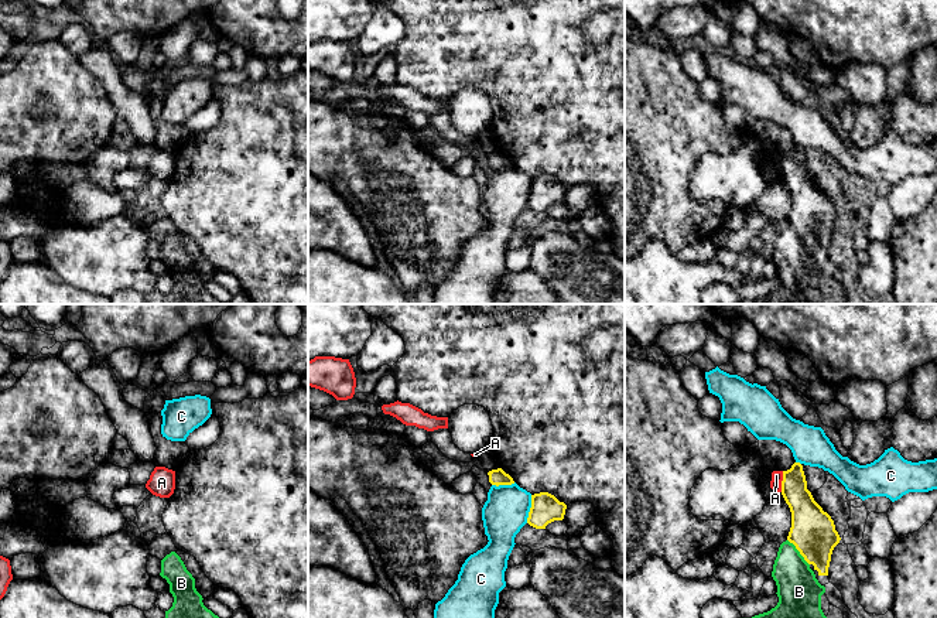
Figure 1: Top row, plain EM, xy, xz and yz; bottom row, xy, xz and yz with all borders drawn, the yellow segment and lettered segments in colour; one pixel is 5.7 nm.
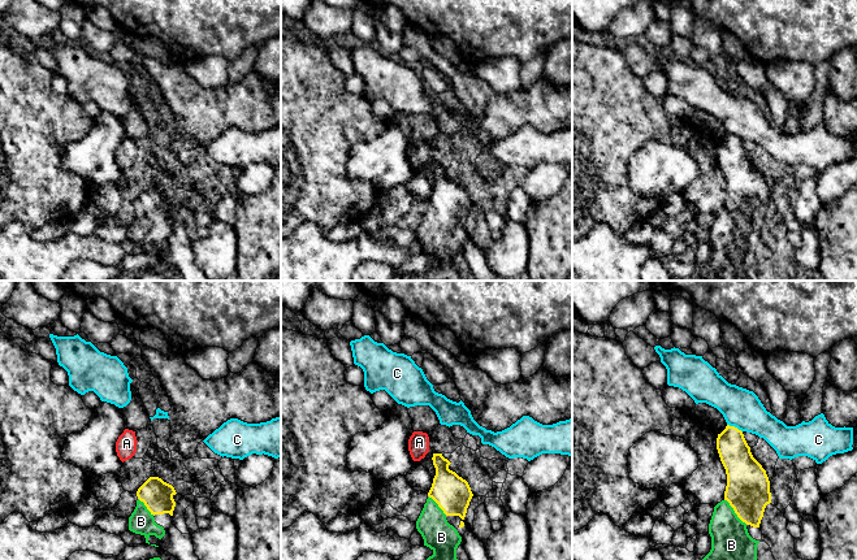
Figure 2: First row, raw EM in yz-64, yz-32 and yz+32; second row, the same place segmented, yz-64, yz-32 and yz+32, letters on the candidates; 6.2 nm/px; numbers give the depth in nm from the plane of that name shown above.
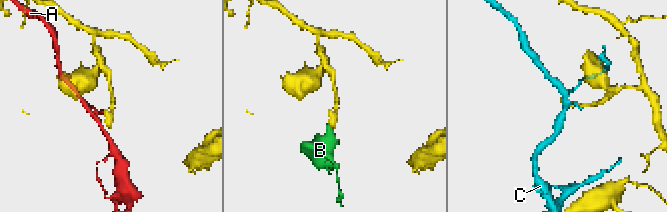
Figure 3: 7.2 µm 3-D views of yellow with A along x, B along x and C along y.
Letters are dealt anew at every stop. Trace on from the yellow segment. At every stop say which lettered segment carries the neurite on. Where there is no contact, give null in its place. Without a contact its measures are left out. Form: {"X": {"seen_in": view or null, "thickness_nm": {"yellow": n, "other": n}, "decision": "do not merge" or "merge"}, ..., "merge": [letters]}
{"A": {"seen_in": "yz", "thickness_nm": {"yellow": 190, "other": 60}, "decision": "do not merge"}, "B": {"seen_in": "yz", "thickness_nm": {"yellow": 260, "other": 240}, "decision": "merge"}, "C": {"seen_in": "xz", "thickness_nm": {"yellow": 170, "other": 260}, "decision": "do not merge"}, "merge": ["B"]}

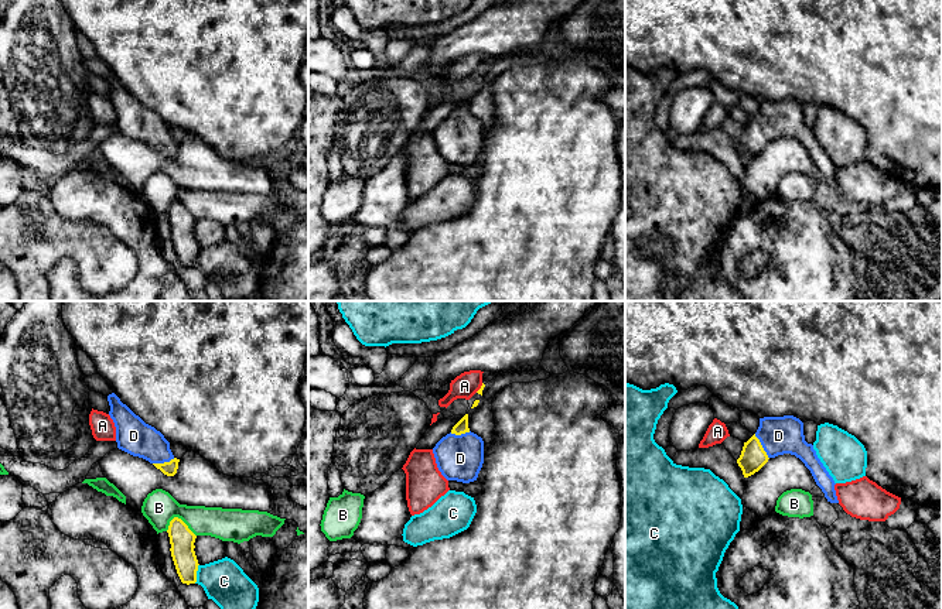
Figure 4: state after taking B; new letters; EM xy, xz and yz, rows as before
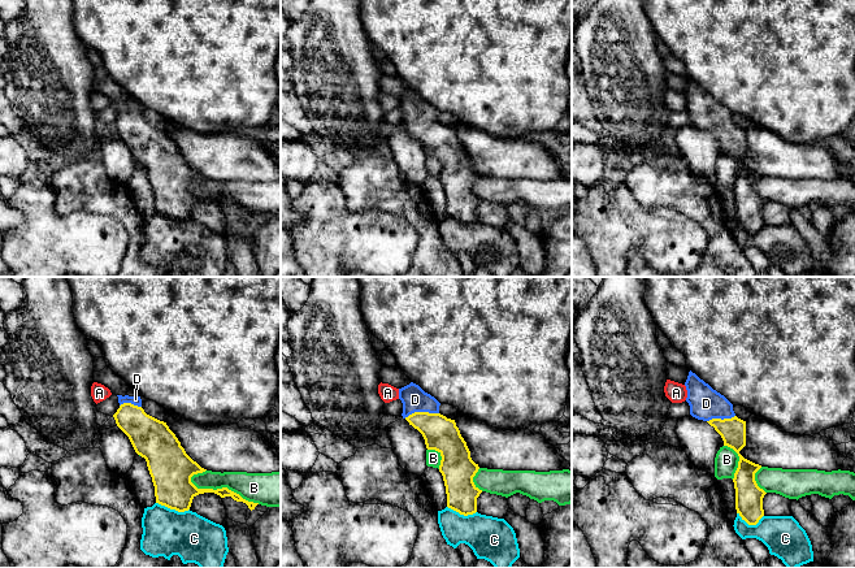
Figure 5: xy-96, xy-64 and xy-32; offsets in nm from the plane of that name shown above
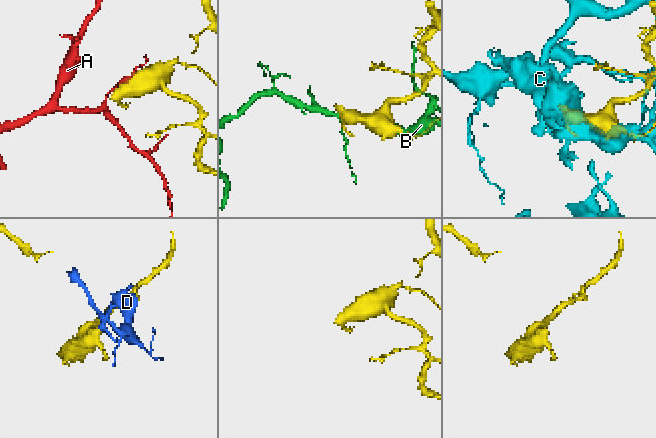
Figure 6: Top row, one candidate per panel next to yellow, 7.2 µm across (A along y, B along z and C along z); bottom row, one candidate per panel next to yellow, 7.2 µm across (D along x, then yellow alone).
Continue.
{"A": {"seen_in": "xz", "thickness_nm": {"yellow": 30, "other": 140}, "decision": "do not merge"}, "B": {"seen_in": "xy", "thickness_nm": {"yellow": 140, "other": 190}, "decision": "do not merge"}, "C": {"seen_in": "xy", "thickness_nm": {"yellow": 140, "other": 240}, "decision": "do not merge"}, "D": {"seen_in": "yz", "thickness_nm": {"yellow": 150, "other": 220}, "decision": "merge"}, "merge": ["D"]}

